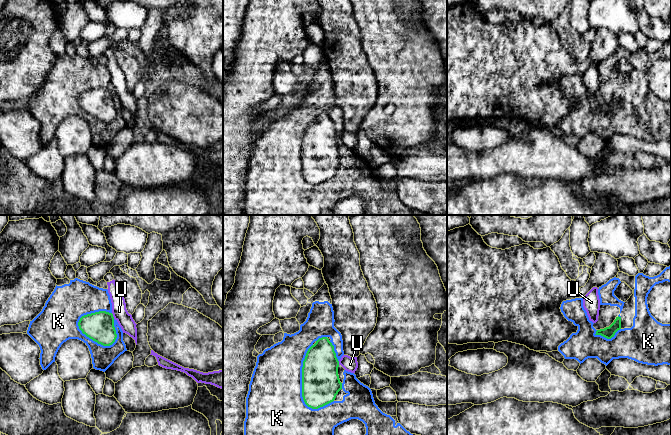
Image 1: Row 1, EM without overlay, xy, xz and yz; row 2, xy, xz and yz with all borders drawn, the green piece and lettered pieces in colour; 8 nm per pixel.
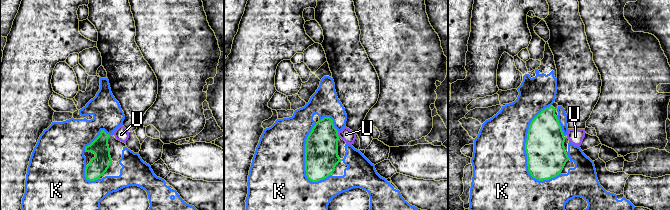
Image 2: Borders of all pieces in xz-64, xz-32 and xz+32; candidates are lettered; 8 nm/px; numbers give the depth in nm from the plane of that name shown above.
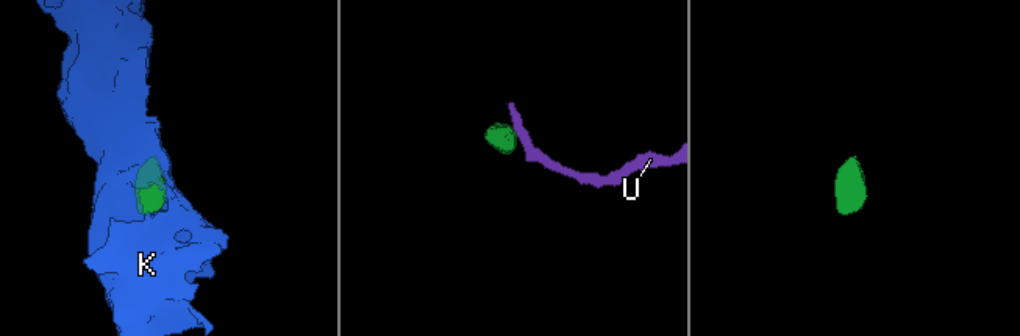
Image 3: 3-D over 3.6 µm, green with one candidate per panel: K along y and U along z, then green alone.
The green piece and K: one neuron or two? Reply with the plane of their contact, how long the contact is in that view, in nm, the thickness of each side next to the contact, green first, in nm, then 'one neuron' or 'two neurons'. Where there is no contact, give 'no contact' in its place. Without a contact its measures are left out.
xy | 340 nm | 240/180 nm | two neurons

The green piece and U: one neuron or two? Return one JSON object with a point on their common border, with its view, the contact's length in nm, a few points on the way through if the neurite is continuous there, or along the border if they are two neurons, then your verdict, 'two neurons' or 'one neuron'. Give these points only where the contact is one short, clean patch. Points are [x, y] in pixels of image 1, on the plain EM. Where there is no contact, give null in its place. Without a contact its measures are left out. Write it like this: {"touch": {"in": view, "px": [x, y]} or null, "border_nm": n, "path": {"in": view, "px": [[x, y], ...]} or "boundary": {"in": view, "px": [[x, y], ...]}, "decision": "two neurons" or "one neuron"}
{"touch": {"in": "xy", "px": [112, 92]}, "border_nm": 50, "boundary": {"in": "xy", "px": [[111, 89], [114, 94]]}, "decision": "two neurons"}

